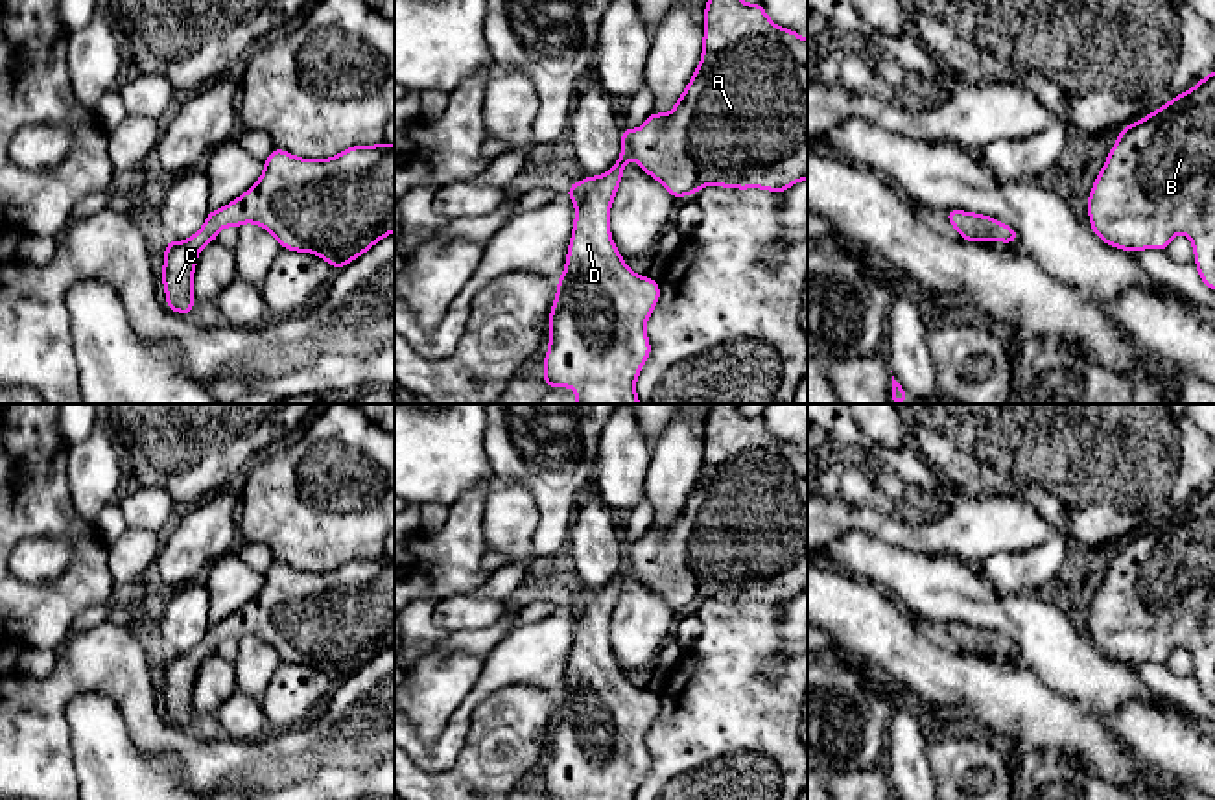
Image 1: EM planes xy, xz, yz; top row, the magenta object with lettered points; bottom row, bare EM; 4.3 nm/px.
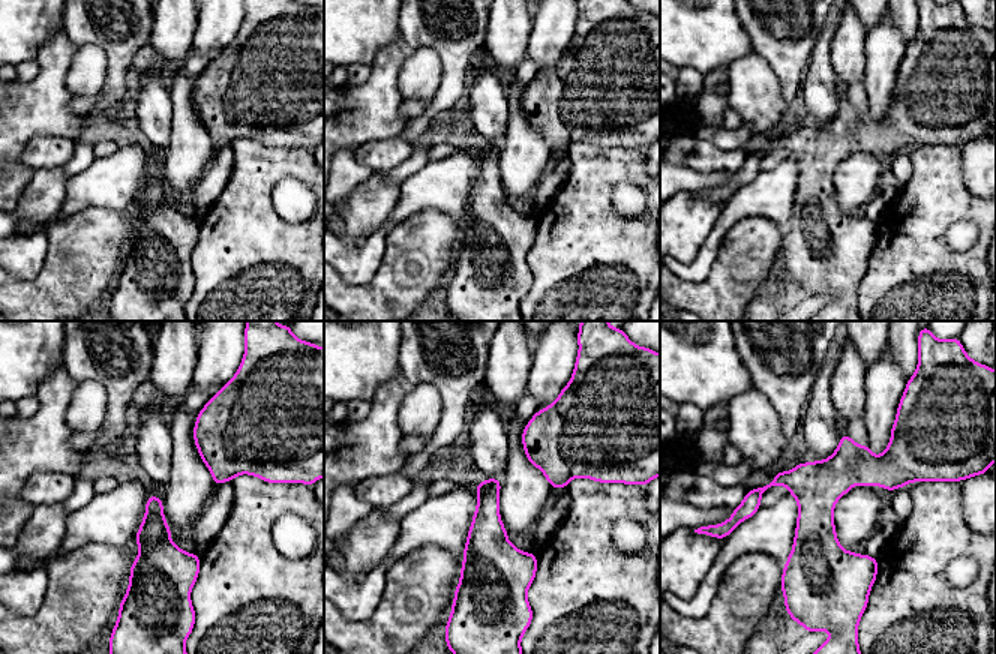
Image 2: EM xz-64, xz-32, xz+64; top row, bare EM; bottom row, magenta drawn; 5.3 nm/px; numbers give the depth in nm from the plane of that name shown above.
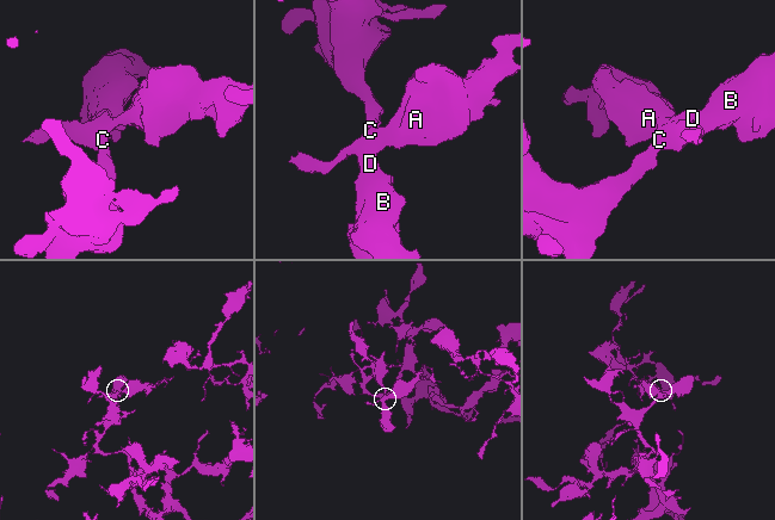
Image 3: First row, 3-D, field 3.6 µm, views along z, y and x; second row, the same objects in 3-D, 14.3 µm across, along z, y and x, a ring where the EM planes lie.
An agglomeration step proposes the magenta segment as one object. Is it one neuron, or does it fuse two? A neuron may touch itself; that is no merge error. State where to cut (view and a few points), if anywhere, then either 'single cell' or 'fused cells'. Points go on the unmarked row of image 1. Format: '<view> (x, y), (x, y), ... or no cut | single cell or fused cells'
no cut | single cell

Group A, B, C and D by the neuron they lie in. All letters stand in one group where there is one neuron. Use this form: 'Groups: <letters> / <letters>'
Groups: A B C D

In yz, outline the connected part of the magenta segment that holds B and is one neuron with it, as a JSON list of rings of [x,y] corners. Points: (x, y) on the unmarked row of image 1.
[[[1215,485],[1149,529],[1119,544],[1088,610],[1091,643],[1123,664],[1165,664],[1176,647],[1191,653],[1200,693],[1215,704]]]

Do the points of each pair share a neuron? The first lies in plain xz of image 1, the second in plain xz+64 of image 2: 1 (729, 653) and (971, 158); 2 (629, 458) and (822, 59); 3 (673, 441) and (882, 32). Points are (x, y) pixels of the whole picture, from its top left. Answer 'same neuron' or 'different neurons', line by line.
1: different neurons
2: different neurons
3: same neuron

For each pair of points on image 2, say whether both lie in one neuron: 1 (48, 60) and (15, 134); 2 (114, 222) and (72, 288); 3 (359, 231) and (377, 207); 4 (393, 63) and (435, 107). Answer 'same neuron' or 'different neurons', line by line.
1: same neuron
2: same neuron
3: same neuron
4: different neurons

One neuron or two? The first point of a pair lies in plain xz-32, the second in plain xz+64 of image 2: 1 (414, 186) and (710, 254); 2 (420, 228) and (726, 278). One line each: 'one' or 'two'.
1: one
2: one

